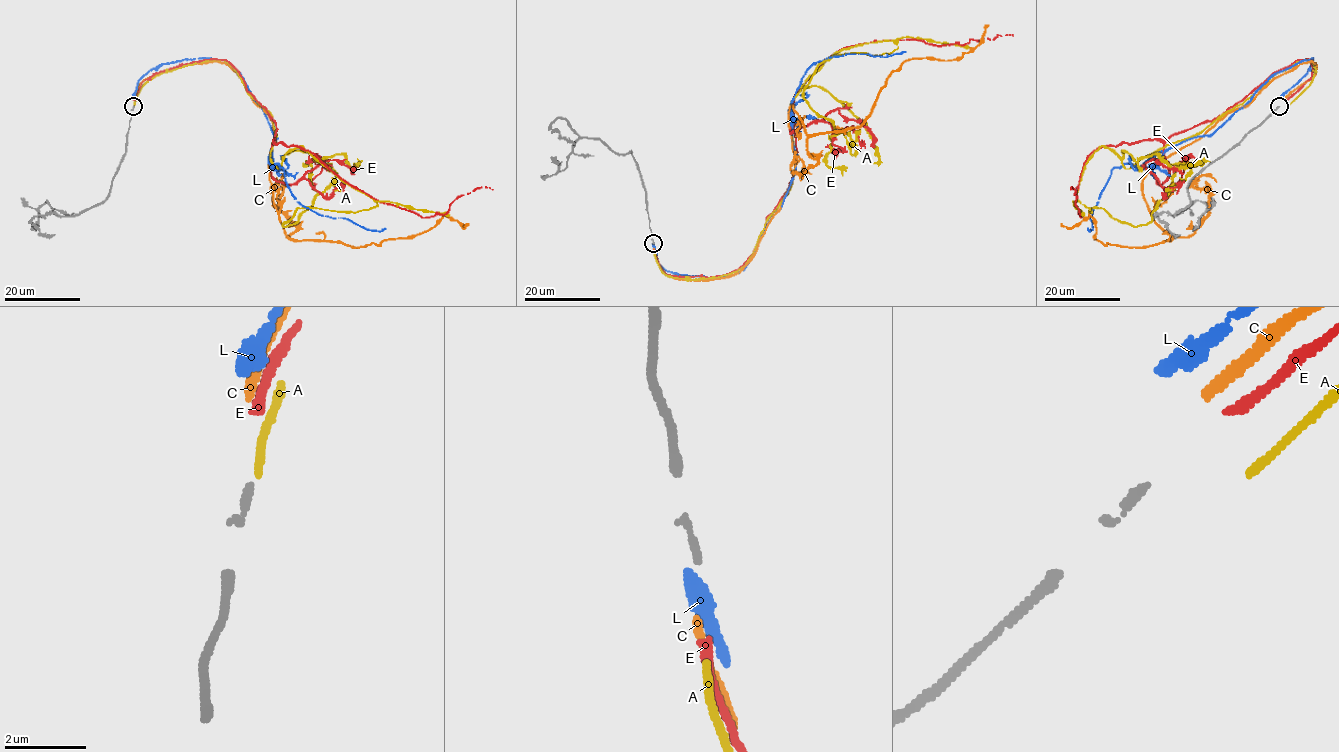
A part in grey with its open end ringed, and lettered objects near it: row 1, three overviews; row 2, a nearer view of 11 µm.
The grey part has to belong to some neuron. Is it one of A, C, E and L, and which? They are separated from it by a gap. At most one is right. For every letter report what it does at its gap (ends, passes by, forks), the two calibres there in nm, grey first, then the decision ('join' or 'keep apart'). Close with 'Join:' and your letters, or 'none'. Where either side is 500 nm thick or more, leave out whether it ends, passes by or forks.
A: it ends there; 190 nm thick on the grey side, 180 nm on the other; keep apart
C: it ends there; 190 nm thick on the grey side, 200 nm on the other; keep apart
E: it ends there; 190 nm thick on the grey side, 240 nm on the other; join
L: it ends there; 190 nm thick on the grey side, 420 nm on the other; keep apart
Join: E

